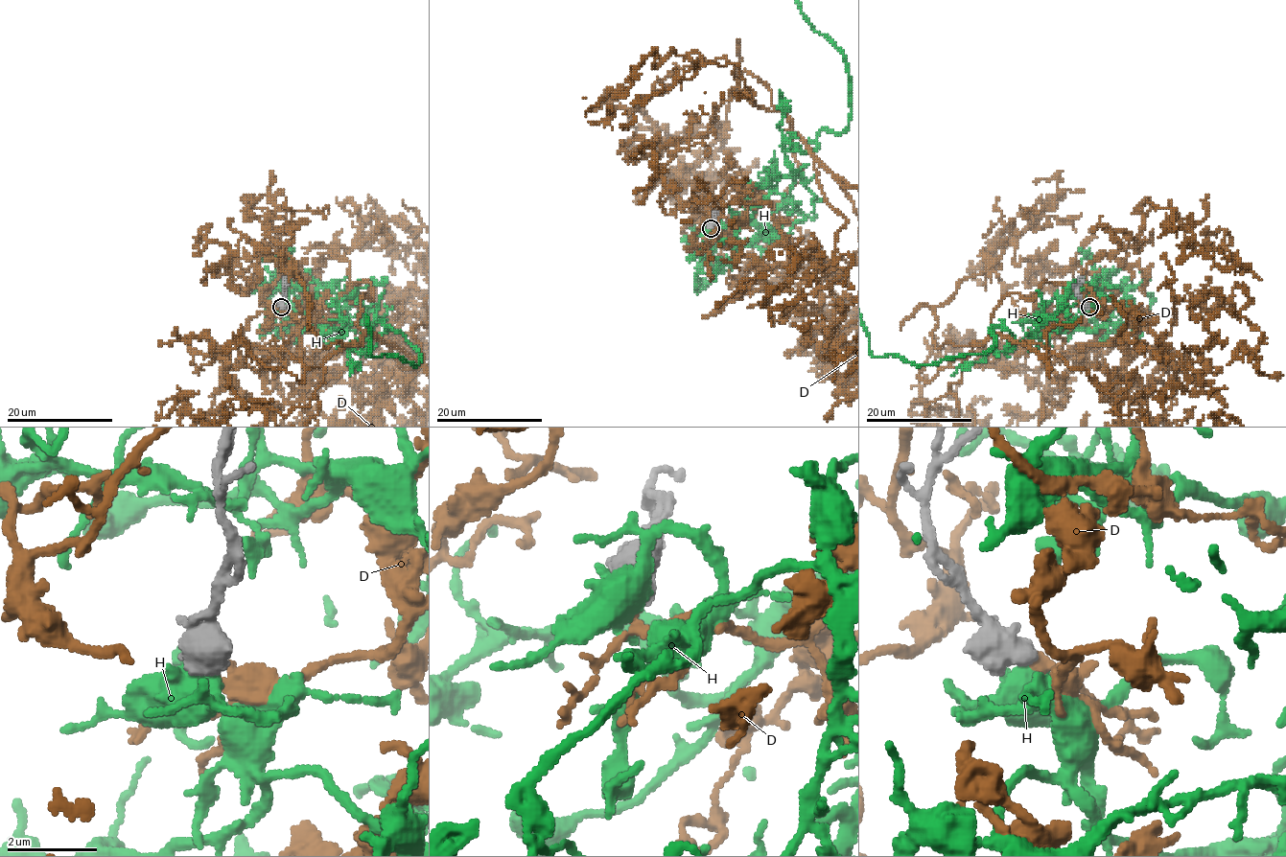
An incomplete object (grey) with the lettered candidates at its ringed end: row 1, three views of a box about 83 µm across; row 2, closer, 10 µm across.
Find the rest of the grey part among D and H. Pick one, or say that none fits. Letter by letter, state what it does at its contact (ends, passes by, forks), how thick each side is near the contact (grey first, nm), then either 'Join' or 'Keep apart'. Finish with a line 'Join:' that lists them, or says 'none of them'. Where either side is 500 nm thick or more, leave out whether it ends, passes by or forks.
D: Thickness 700 nm (grey) against 200 nm. Join
H: Thickness 750 nm (grey) against 400 nm. Keep apart
Join: D

